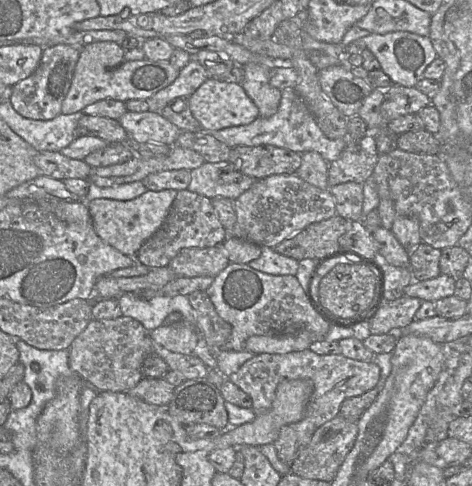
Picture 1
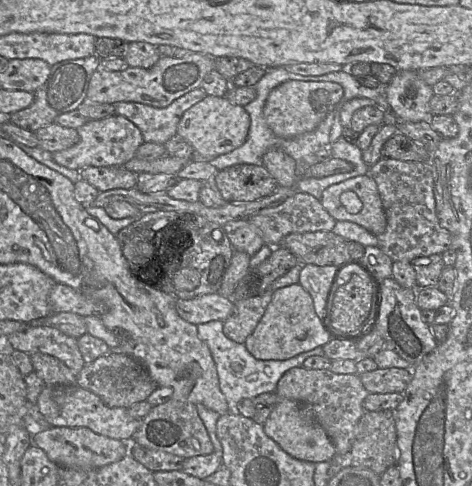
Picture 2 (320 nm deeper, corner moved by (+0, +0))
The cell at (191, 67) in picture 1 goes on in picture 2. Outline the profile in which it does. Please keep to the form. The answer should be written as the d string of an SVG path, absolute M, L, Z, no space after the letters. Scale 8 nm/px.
M199 87L174 100L165 108L137 102L117 102L113 105L117 115L126 117L140 129L144 142L164 145L177 134L178 123L184 112L206 96L204 89Z

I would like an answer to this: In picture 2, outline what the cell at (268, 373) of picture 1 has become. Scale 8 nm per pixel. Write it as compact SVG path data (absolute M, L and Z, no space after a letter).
M377 368L360 375L363 386L369 394L402 393L412 379L411 369Z

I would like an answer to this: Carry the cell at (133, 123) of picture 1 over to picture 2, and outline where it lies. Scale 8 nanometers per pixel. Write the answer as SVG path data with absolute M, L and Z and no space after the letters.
M117 114L89 120L77 131L80 141L68 149L54 152L53 159L61 166L78 171L86 167L123 166L135 157L137 149L144 143L140 129L126 117Z

